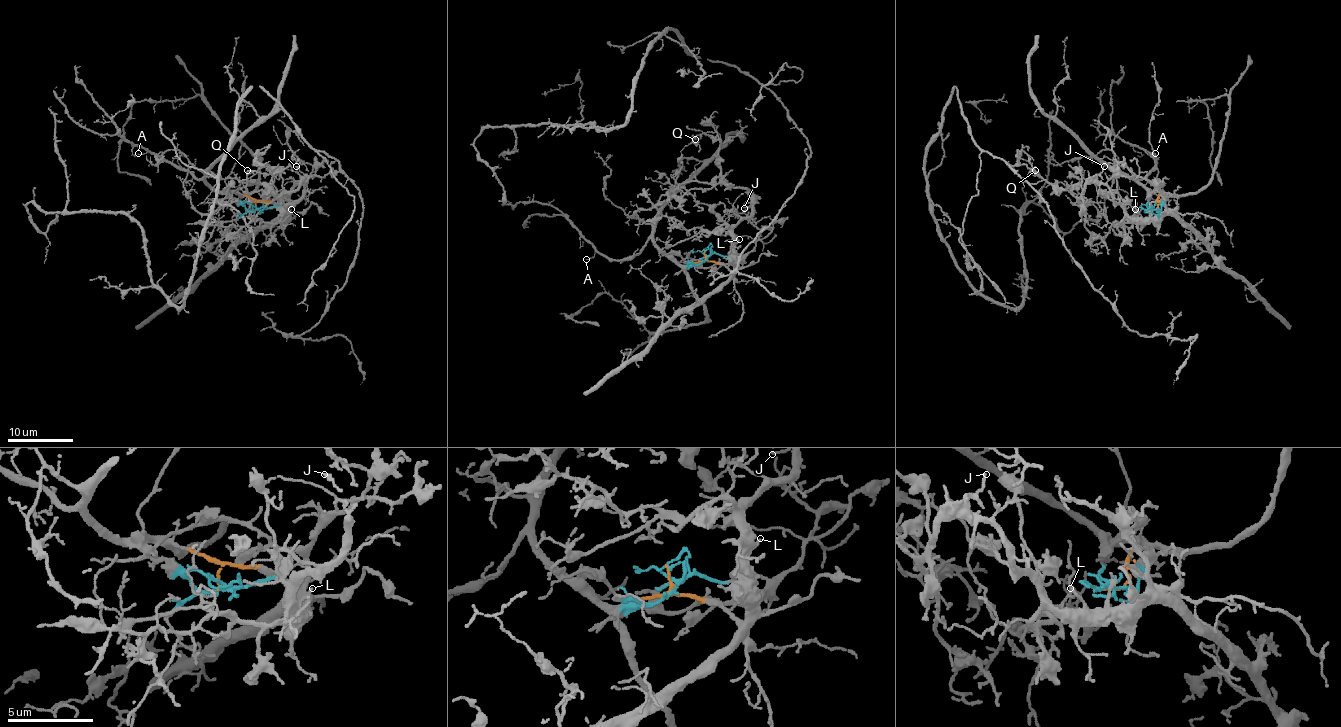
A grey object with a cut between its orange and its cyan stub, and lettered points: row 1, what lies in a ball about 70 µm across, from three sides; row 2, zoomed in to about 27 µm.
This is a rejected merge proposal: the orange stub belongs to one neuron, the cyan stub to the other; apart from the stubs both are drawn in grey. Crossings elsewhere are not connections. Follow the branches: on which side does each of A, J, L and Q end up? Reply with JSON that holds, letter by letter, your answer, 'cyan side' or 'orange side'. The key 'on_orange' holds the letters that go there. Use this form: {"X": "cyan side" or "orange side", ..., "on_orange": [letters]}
{"A": "orange side", "J": "cyan side", "L": "cyan side", "Q": "cyan side", "on_orange": ["A"]}

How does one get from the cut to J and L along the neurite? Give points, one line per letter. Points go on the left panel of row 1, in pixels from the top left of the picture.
J: (258, 209), (279, 207), (282, 217), (287, 217), (284, 210), (302, 196), (303, 175), (295, 166)
L: (258, 209), (277, 206), (282, 217), (290, 209)

